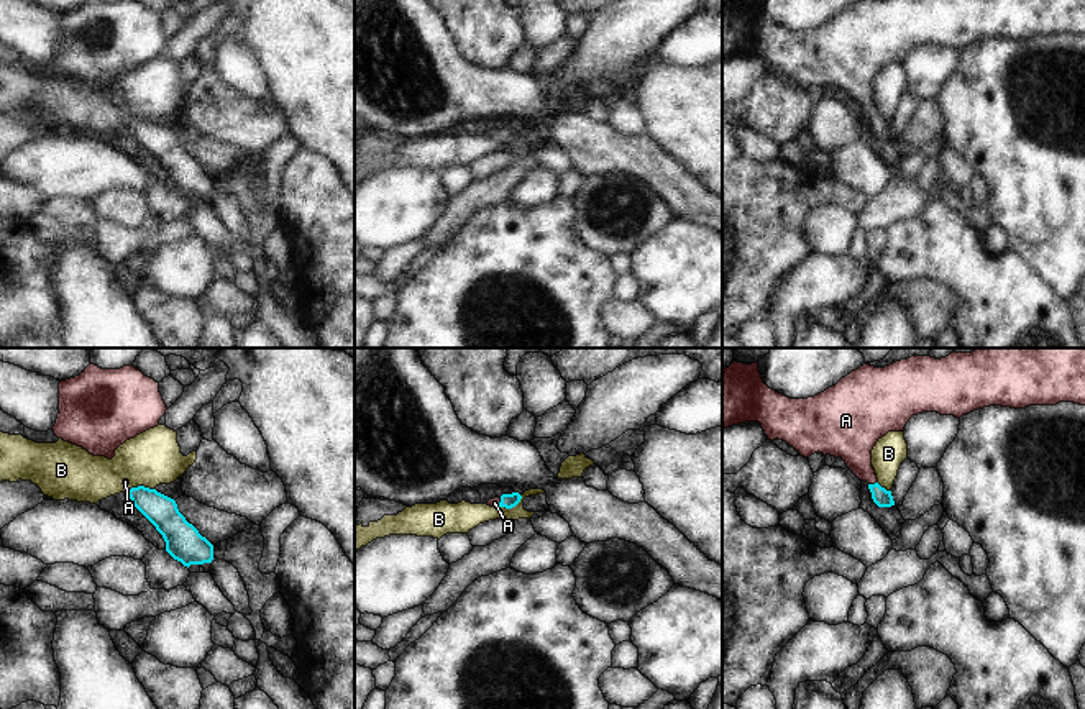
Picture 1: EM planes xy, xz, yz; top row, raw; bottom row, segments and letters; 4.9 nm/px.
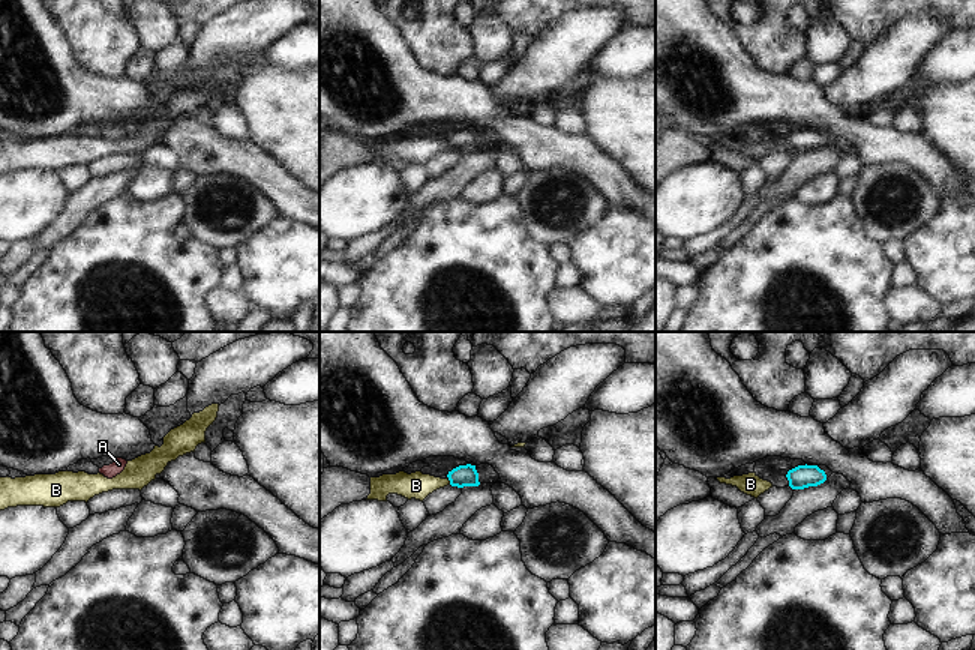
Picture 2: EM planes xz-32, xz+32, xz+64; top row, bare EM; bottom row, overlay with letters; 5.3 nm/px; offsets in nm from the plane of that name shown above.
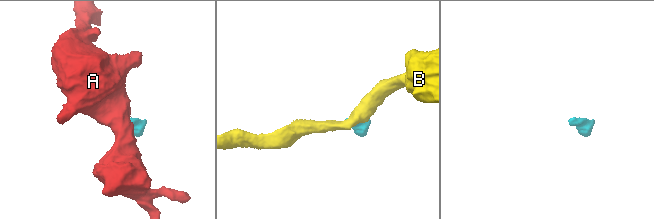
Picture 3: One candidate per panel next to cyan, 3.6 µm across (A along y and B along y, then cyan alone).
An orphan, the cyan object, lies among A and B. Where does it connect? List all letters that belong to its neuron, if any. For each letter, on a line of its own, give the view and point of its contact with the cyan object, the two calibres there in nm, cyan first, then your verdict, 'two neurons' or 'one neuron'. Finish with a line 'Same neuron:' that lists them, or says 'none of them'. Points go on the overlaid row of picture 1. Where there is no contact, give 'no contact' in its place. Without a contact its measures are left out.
A: contact yz (872, 484); calibres 90 and 220 nm; one neuron
B: contact xy (140, 486); calibres 160 and 260 nm; two neurons
Same neuron: A

